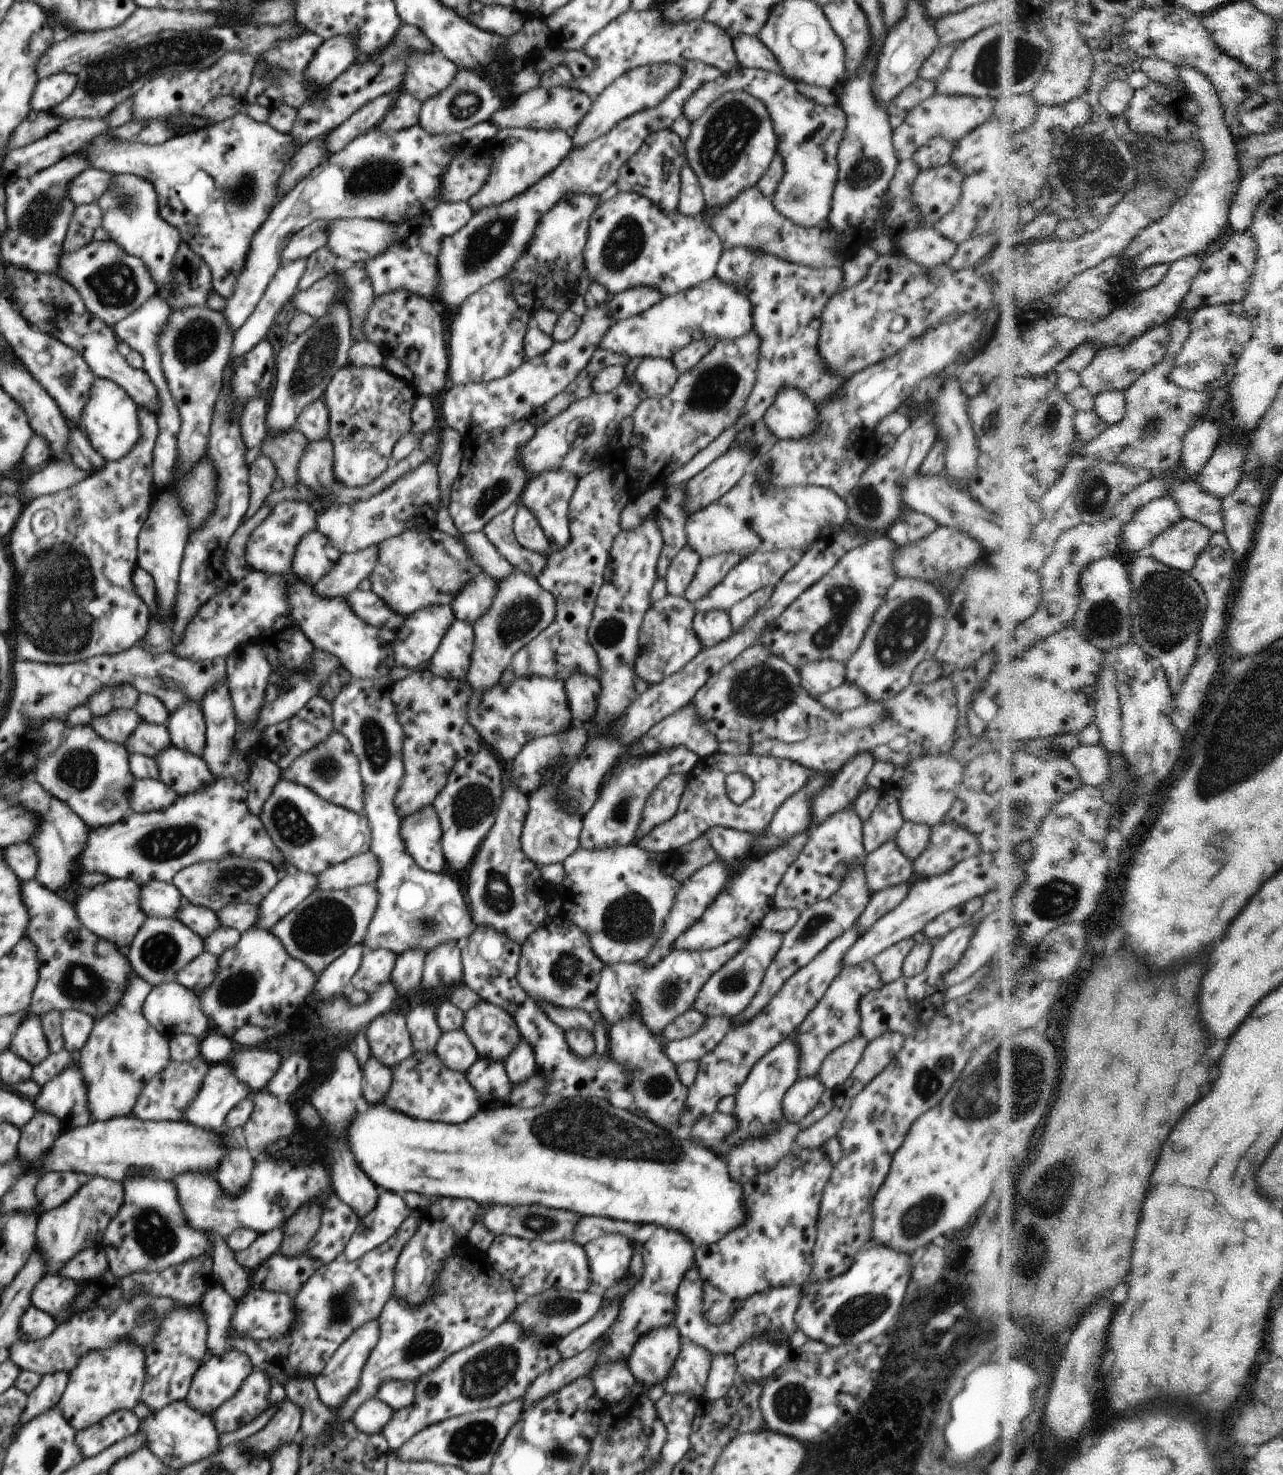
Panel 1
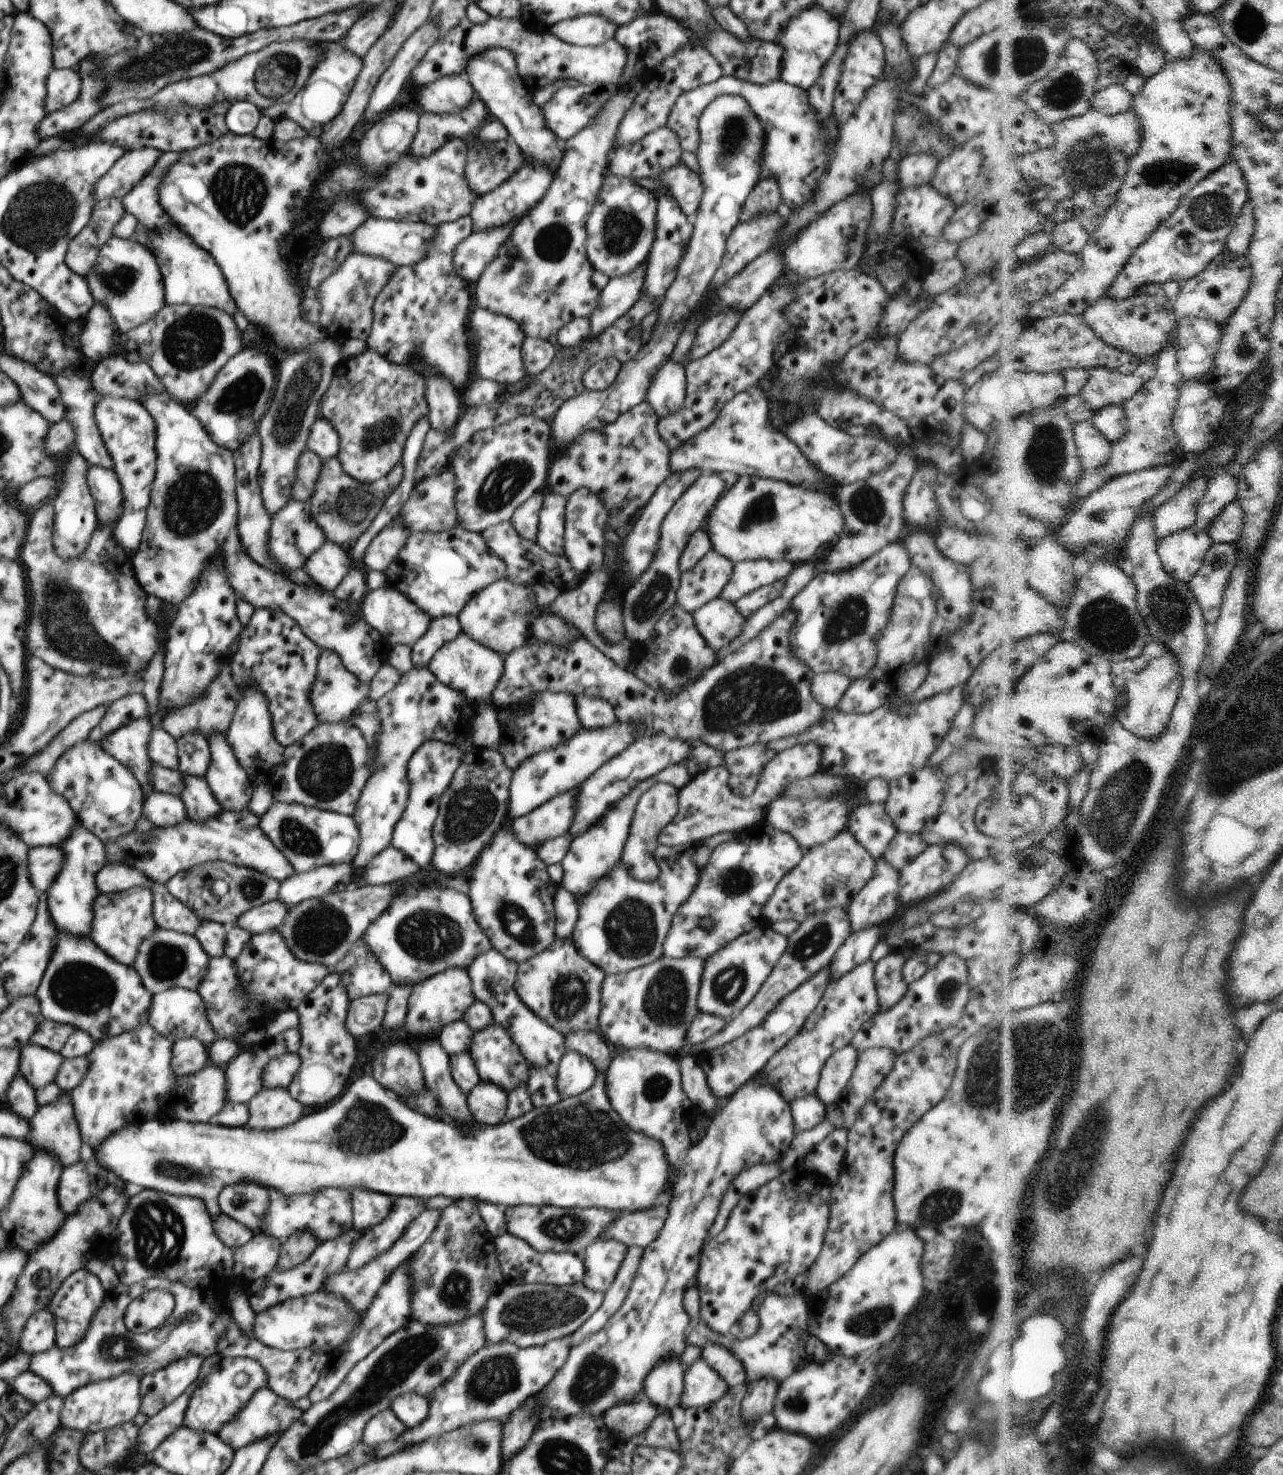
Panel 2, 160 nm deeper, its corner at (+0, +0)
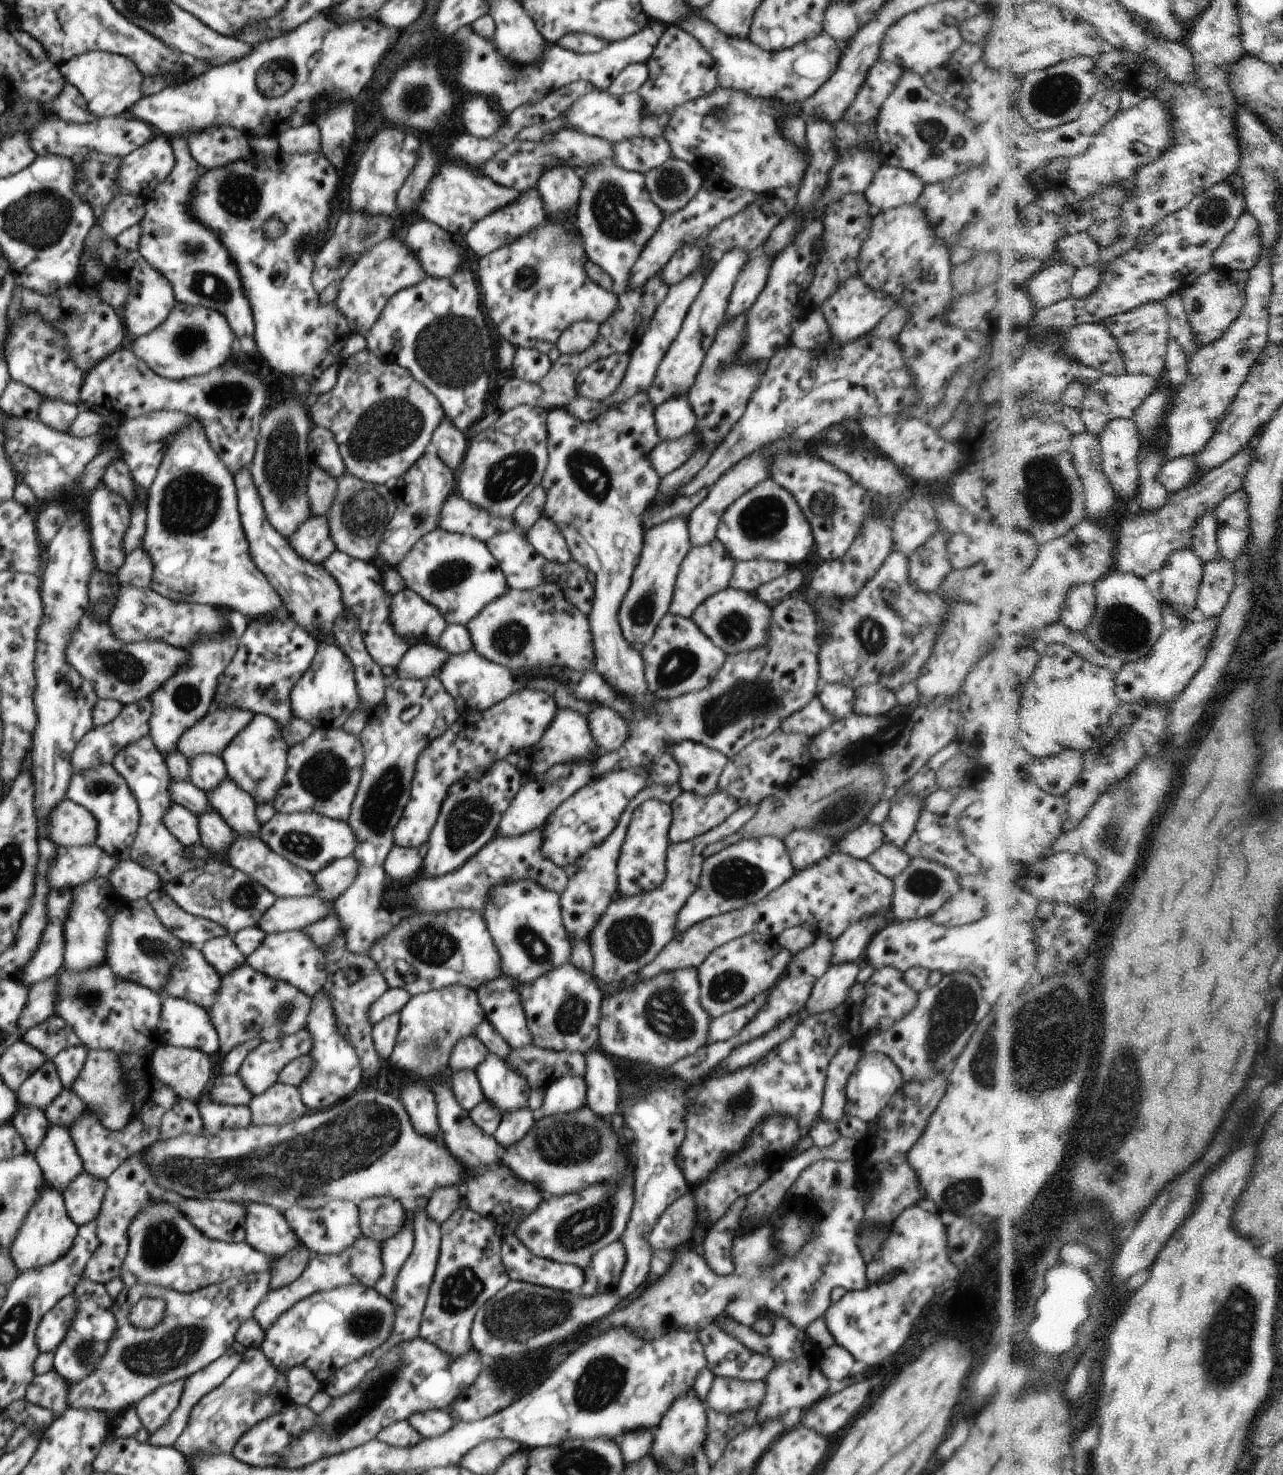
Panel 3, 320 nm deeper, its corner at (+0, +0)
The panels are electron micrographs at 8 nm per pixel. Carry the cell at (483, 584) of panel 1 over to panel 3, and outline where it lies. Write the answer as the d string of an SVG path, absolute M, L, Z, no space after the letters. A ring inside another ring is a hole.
M544 582L544 586L526 592L509 588L468 620L466 628L473 650L510 671L524 666L562 666L576 672L595 668L588 618L564 598L556 582Z

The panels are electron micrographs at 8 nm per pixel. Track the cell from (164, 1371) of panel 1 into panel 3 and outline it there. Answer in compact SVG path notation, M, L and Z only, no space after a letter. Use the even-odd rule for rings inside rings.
M187 1379L176 1380L170 1384L158 1386L156 1391L144 1396L140 1402L133 1404L143 1428L148 1432L156 1432L162 1424L168 1422L170 1414L176 1410L183 1396Z

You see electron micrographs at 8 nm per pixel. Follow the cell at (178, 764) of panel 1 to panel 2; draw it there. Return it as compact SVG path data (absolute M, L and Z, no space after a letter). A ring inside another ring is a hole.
M182 775L185 778L184 790L181 794L190 821L205 823L221 813L220 803L212 794L204 777Z

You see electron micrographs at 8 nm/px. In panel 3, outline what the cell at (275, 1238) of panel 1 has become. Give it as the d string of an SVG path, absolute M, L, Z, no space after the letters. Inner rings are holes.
M152 1202L140 1210L126 1230L128 1249L122 1262L119 1278L125 1286L158 1284L177 1292L195 1292L230 1278L248 1274L270 1272L275 1264L272 1256L266 1256L244 1243L226 1243L203 1236L192 1226L188 1218L170 1202Z

